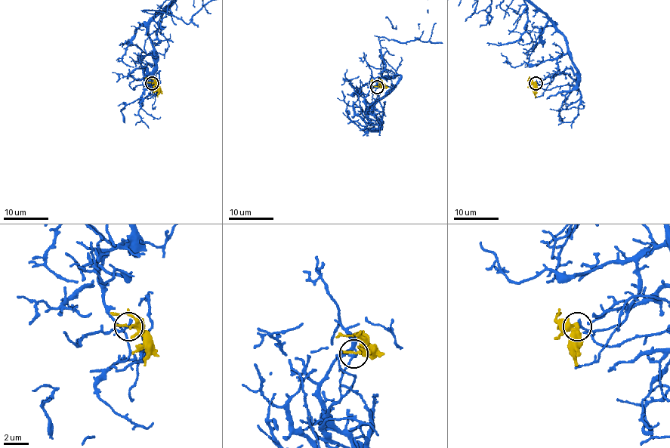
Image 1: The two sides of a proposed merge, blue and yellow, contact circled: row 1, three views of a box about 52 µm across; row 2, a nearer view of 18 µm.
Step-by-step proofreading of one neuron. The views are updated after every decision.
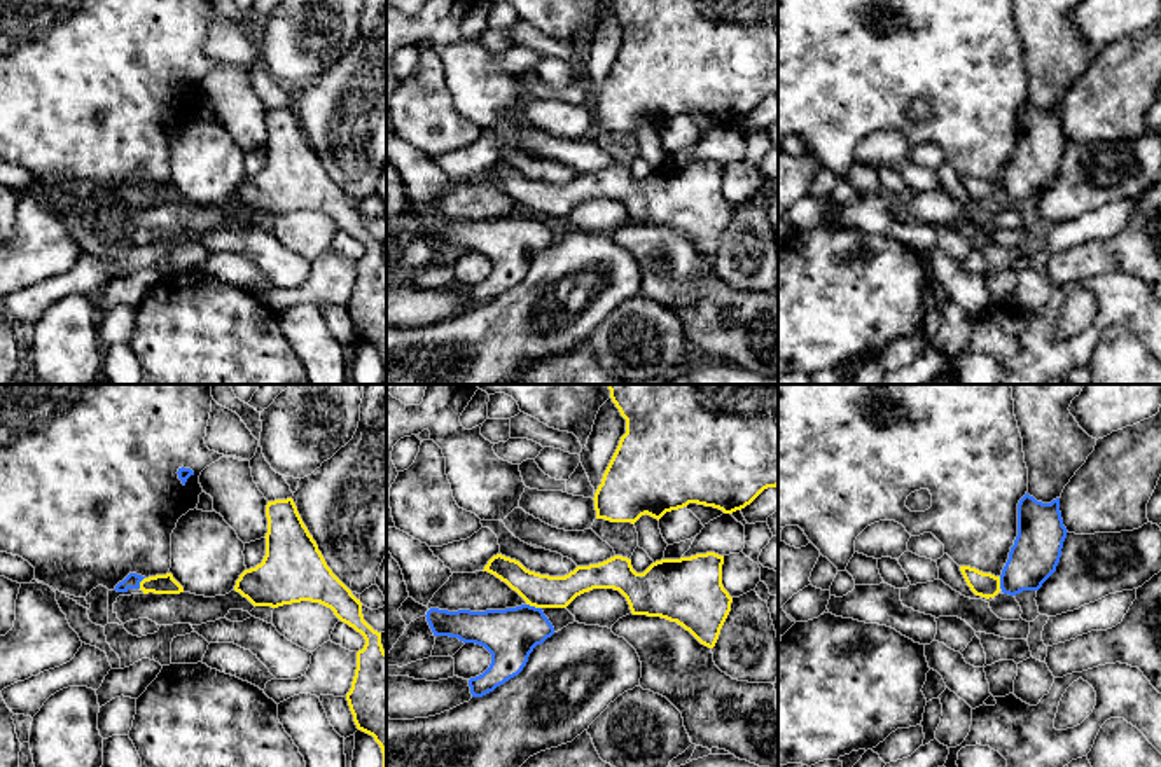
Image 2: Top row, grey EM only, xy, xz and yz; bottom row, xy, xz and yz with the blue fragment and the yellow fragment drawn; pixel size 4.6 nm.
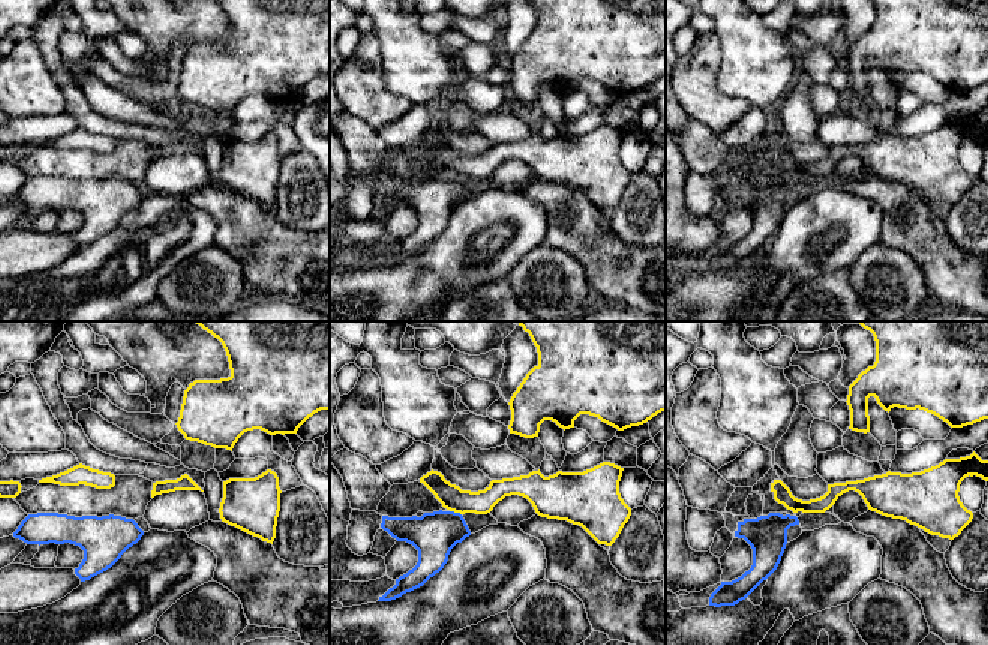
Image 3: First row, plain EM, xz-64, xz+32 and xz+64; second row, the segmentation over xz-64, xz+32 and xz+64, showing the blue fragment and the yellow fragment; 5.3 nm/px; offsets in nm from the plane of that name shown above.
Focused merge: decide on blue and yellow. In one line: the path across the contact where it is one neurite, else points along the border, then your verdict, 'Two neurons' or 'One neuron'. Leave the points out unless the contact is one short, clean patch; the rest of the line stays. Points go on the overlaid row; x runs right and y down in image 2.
Boundary: xz (527, 603), (541, 608). Two neurons

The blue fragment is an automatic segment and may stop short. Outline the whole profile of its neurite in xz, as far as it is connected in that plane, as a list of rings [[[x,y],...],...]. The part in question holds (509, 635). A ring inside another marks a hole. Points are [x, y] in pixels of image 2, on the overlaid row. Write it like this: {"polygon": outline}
{"polygon": [[[530,605],[486,612],[430,608],[425,617],[434,636],[476,643],[491,653],[490,667],[469,680],[472,697],[483,697],[518,676],[533,648],[554,634],[542,608]]]}

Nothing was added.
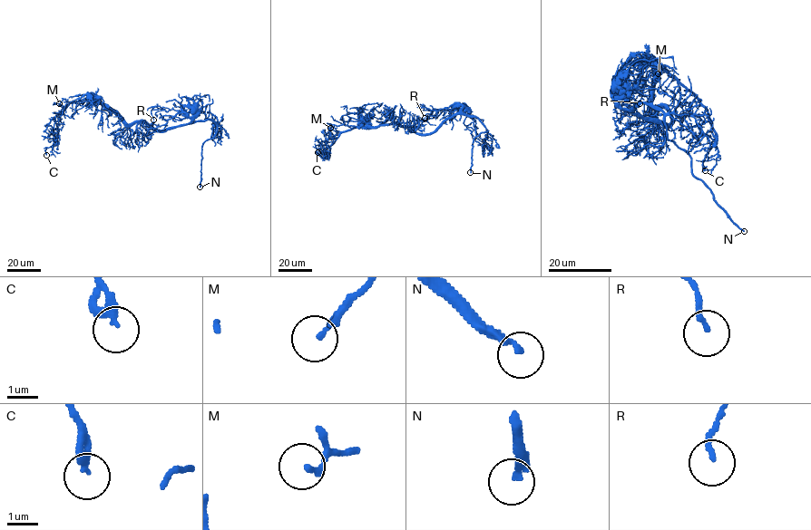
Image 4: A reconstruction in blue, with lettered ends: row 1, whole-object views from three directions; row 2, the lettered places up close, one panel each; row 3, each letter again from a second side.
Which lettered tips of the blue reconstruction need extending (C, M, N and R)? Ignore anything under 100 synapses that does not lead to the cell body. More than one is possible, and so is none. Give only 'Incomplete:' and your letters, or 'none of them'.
Incomplete: N

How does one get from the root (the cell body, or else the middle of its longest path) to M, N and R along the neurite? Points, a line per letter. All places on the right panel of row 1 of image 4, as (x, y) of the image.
M: (669, 112), (664, 108), (651, 112), (655, 62), (666, 69), (658, 65), (658, 73)
N: (669, 112), (662, 123), (633, 110), (648, 103), (663, 112), (667, 138), (744, 231)
R: (669, 112), (669, 123), (632, 114), (615, 101), (615, 94), (625, 84), (633, 89), (643, 78), (640, 103)

